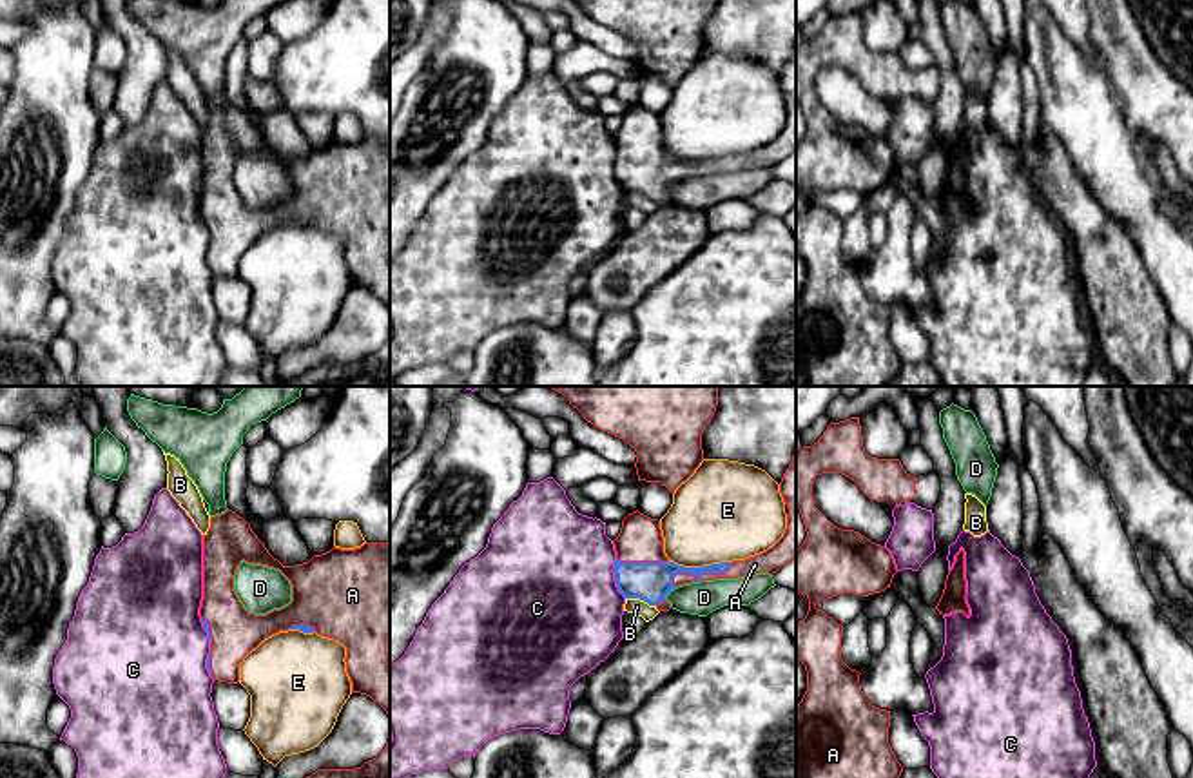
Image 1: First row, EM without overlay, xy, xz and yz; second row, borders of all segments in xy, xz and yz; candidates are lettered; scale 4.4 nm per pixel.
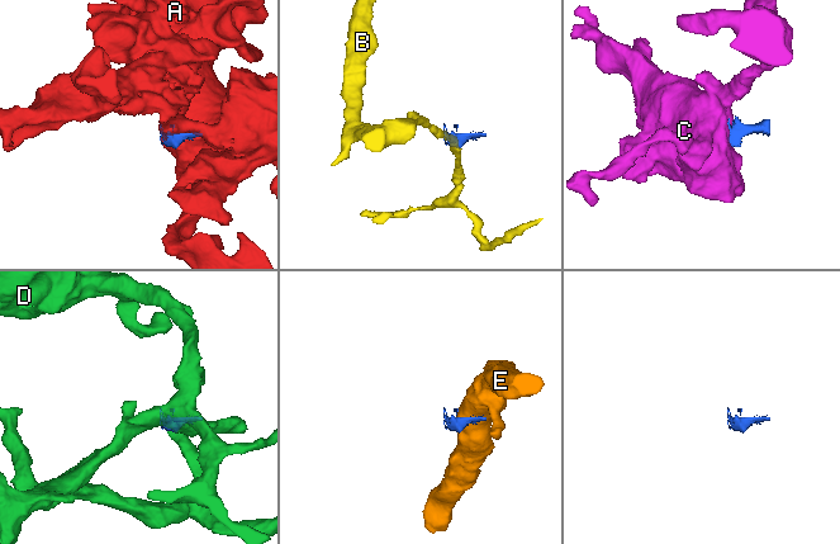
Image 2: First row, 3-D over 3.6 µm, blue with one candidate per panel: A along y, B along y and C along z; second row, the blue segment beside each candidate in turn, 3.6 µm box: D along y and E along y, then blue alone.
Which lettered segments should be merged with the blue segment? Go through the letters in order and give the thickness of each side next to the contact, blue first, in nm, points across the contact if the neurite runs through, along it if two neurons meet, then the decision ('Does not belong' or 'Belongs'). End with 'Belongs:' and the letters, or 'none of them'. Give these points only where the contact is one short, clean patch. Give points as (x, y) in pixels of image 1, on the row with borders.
A: Thickness 180 nm (blue) against 80 nm. Belongs
B: Thickness 180 nm (blue) against 70 nm. Boundary: xz (626, 597), (637, 597), (655, 606). Does not belong
C: Thickness 180 nm (blue) against 500 nm. Boundary: xz (613, 581), (626, 597). Does not belong
D: Thickness 180 nm (blue) against 150 nm. Boundary: xz (675, 586), (664, 597). Does not belong
E: Thickness 180 nm (blue) against 420 nm. Boundary: xz (668, 561), (678, 566), (729, 563). Does not belong
Belongs: A

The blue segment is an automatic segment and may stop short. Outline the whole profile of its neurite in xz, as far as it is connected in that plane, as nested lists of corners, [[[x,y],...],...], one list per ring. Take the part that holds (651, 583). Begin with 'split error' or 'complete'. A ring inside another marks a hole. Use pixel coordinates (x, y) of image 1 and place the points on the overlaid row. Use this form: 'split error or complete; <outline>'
split error; [[[796,452],[785,470],[780,493],[785,502],[787,530],[767,551],[745,560],[684,568],[671,562],[664,553],[660,520],[638,510],[622,520],[618,537],[613,540],[615,582],[626,598],[640,598],[658,611],[669,611],[665,600],[671,589],[702,580],[751,577],[756,573],[776,573],[796,559]]]

